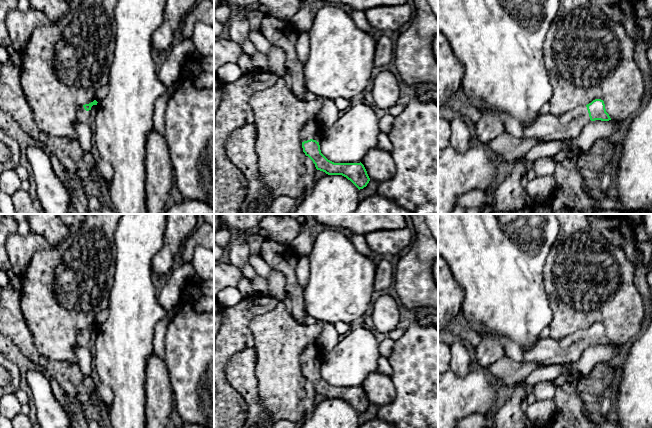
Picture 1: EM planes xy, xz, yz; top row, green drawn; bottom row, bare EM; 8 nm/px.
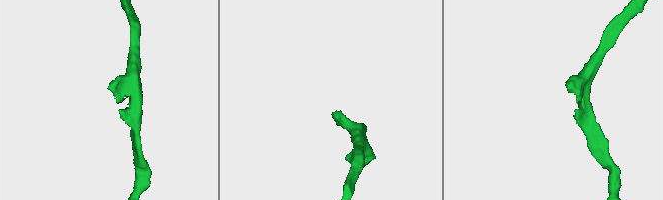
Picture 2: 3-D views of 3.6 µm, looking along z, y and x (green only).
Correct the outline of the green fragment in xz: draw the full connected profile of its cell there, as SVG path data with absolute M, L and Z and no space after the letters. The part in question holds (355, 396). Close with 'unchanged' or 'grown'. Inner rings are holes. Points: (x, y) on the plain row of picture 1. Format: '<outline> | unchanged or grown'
M318 345L308 346L301 355L303 376L313 385L316 393L328 399L342 399L350 404L359 414L366 411L370 402L361 386L334 387L321 377L319 366L322 358L323 352Z | grown

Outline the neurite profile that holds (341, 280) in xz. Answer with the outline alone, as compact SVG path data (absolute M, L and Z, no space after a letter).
M326 230L313 240L309 256L309 280L304 289L307 317L336 323L356 324L370 306L377 264L361 254L351 239L338 230Z

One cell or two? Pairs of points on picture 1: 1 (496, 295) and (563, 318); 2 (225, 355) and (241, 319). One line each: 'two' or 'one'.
1: two
2: one

